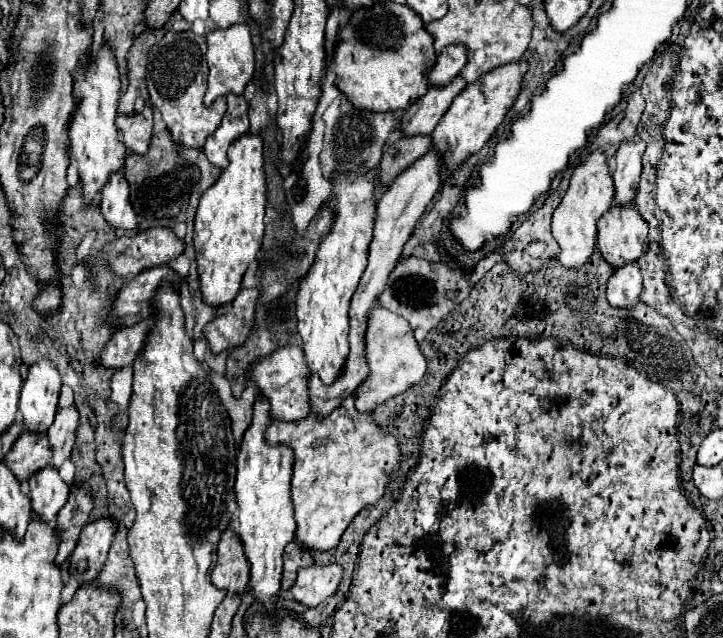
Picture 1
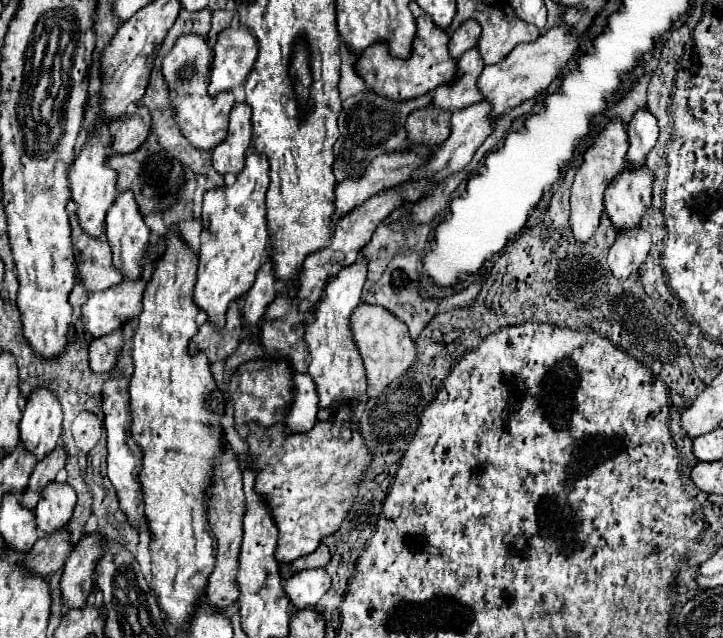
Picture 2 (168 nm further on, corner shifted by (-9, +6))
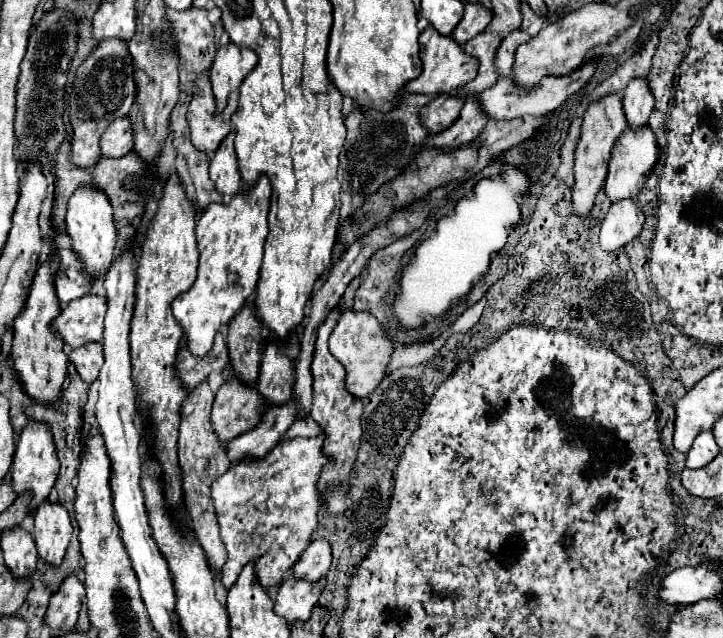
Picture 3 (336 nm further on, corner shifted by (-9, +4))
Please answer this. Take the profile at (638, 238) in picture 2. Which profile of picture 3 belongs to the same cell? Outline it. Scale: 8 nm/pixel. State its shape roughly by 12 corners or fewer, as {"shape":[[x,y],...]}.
{"shape":[[618,200],[602,220],[600,246],[616,252],[644,224],[634,200]]}

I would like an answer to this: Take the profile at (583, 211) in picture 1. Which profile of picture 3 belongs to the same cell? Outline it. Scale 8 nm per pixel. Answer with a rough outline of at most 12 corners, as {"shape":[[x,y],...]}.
{"shape":[[622,96],[592,102],[576,144],[572,204],[590,214],[614,142],[626,130]]}

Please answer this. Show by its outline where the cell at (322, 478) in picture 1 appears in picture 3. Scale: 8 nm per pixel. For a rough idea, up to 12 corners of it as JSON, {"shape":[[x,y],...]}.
{"shape":[[322,436],[276,444],[210,486],[226,590],[262,588],[310,544]]}

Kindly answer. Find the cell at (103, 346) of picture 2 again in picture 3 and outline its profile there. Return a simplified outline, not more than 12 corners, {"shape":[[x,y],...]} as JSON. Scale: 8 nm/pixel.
{"shape":[[92,342],[70,352],[78,376],[92,384],[104,362]]}

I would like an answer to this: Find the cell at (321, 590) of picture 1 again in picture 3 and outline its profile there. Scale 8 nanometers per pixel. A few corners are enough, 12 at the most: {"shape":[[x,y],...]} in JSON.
{"shape":[[286,578],[274,612],[286,622],[306,622],[318,604],[318,582]]}

